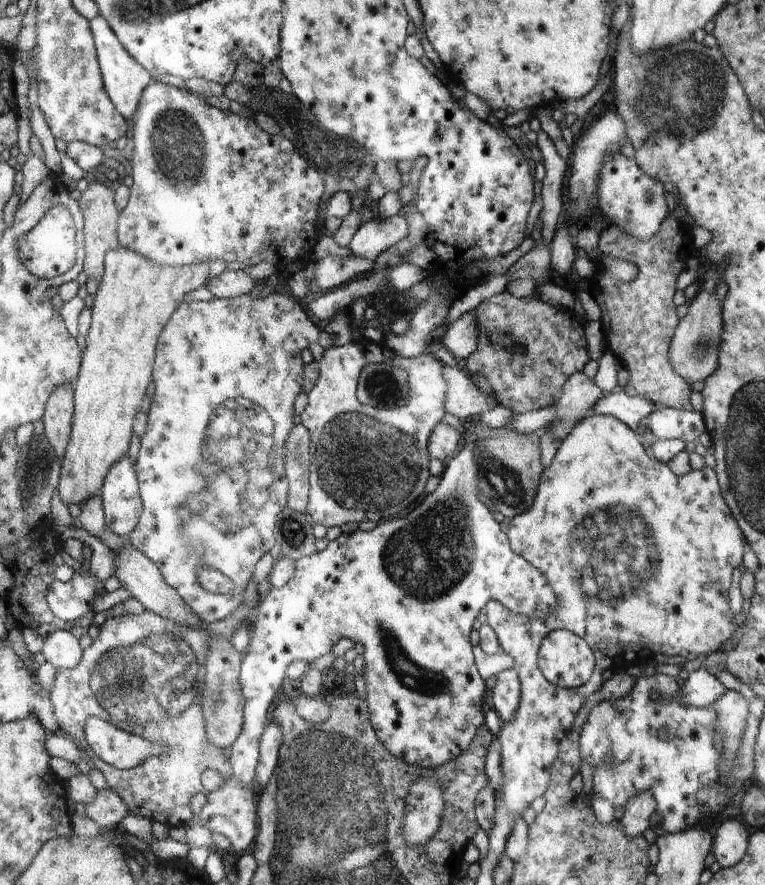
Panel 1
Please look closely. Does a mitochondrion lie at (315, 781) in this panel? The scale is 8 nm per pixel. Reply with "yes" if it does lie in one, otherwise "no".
yes

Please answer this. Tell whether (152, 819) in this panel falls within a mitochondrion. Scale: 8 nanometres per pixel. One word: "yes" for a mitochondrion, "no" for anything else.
no

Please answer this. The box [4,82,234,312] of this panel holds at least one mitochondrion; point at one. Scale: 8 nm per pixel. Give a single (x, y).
(179, 146)

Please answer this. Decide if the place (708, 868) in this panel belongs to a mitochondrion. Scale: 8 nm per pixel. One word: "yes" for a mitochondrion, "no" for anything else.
no

